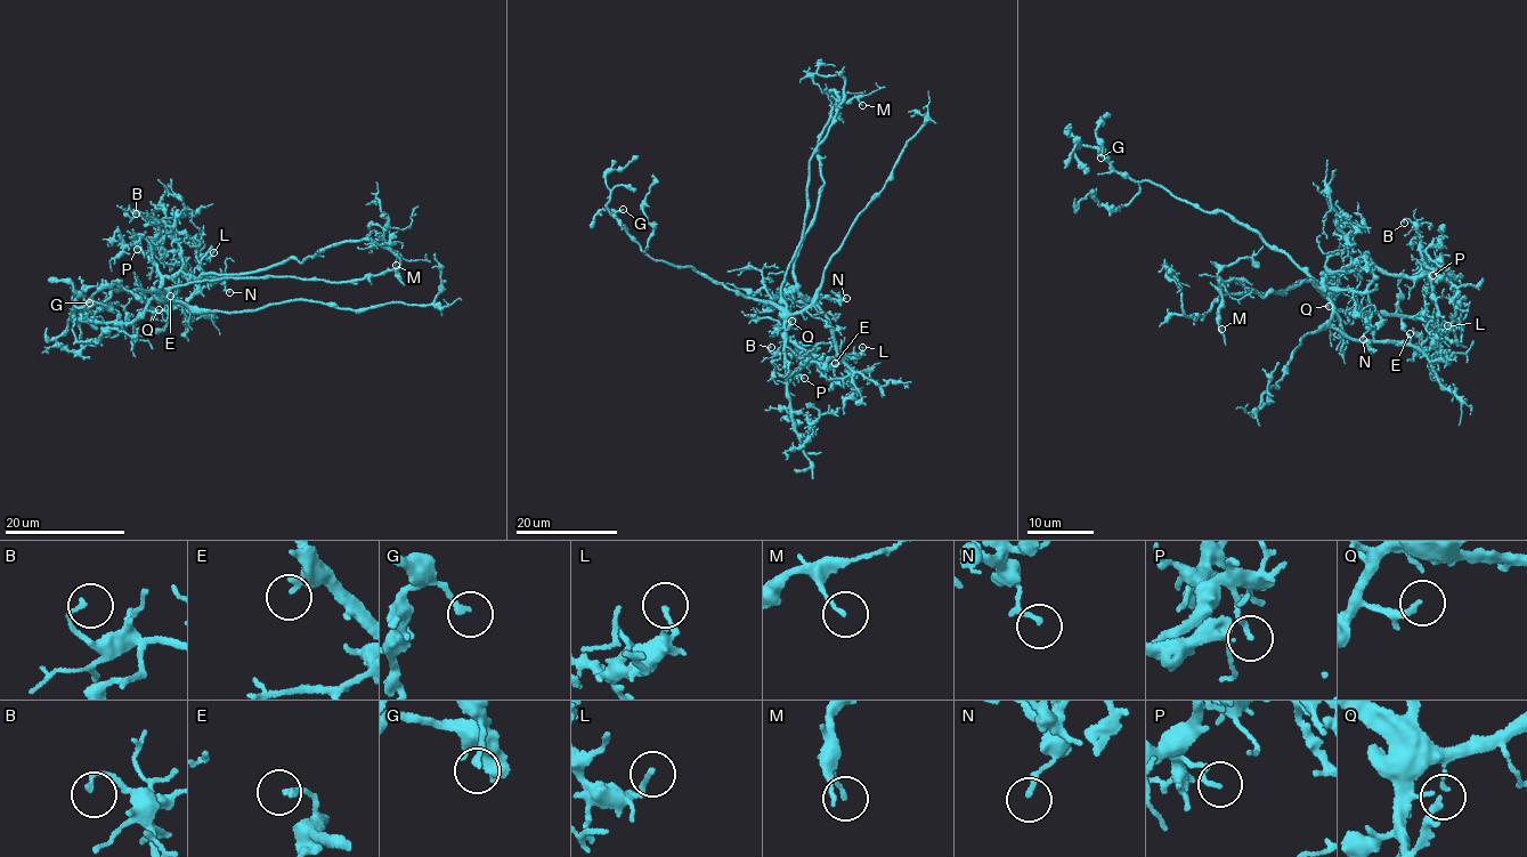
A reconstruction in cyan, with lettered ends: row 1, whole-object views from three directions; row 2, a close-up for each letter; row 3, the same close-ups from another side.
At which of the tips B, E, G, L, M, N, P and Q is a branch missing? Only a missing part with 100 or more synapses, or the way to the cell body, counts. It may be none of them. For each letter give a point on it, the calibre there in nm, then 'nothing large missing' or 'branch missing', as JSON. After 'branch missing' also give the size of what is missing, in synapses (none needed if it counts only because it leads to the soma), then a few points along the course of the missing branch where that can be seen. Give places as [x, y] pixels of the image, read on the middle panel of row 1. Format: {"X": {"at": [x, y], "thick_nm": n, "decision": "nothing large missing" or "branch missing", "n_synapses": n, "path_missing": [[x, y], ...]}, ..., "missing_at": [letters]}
{"B": {"at": [771, 347], "thick_nm": 140, "decision": "nothing large missing"}, "E": {"at": [835, 363], "thick_nm": 160, "decision": "nothing large missing"}, "G": {"at": [623, 209], "thick_nm": 160, "decision": "nothing large missing"}, "L": {"at": [862, 347], "thick_nm": 160, "decision": "nothing large missing"}, "M": {"at": [862, 105], "thick_nm": 130, "decision": "nothing large missing"}, "N": {"at": [846, 298], "thick_nm": 160, "decision": "nothing large missing"}, "P": {"at": [804, 378], "thick_nm": 150, "decision": "nothing large missing"}, "Q": {"at": [792, 321], "thick_nm": 120, "decision": "nothing large missing"}, "missing_at": []}

